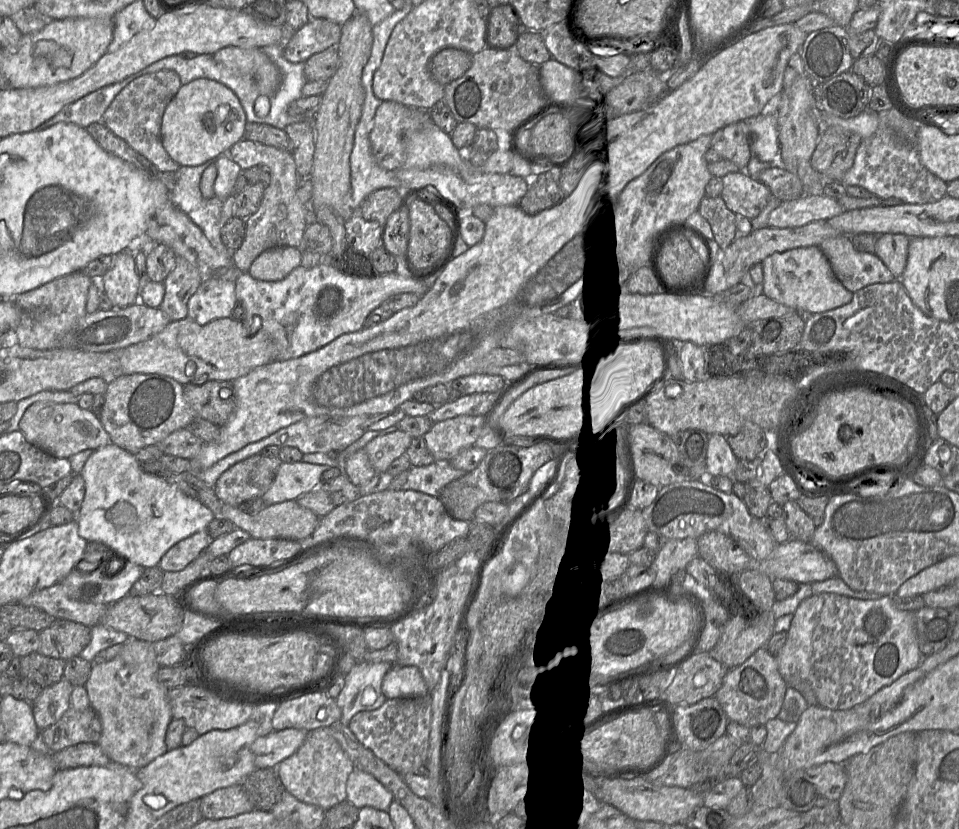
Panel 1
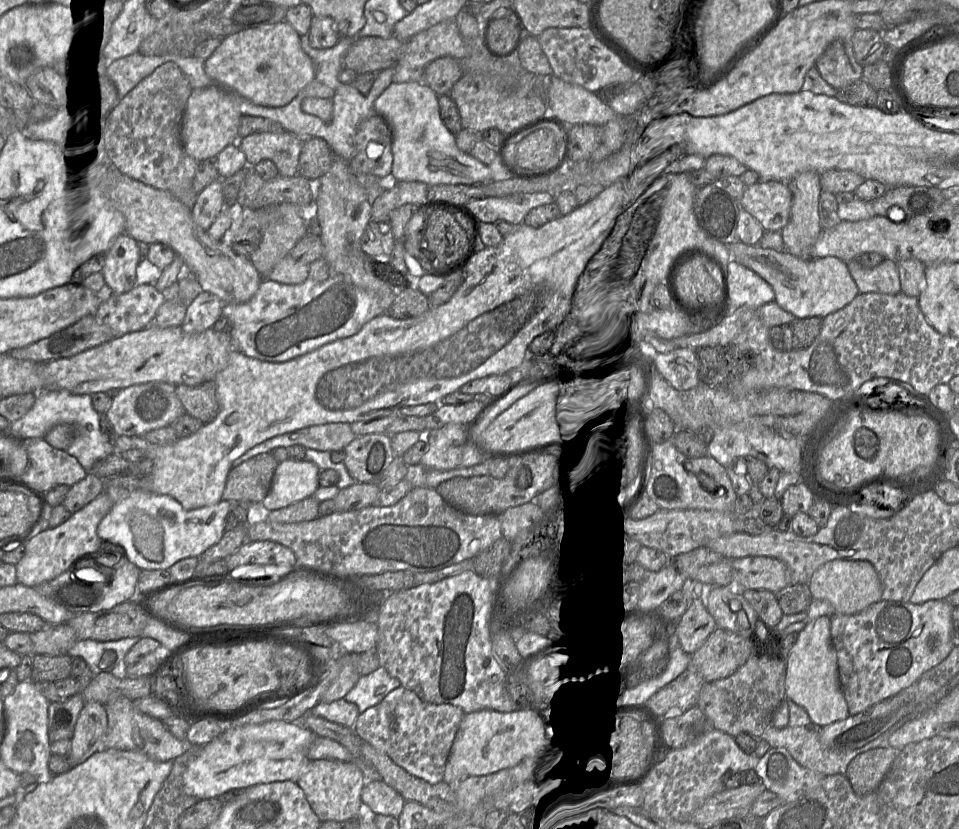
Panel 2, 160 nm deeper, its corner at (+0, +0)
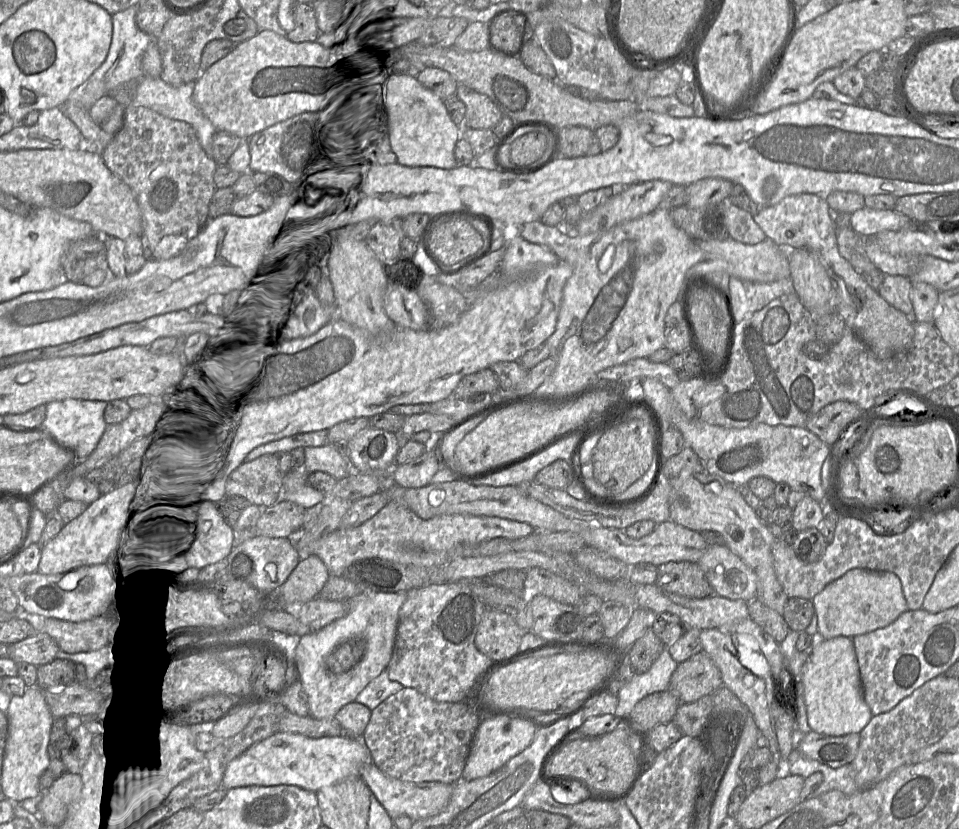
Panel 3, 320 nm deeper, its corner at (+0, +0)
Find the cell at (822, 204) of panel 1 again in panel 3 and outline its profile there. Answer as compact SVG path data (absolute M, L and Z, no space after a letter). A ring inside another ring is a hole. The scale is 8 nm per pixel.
M865 206L852 214L851 227L863 237L873 237L879 232L900 230L912 222L894 210L876 210Z

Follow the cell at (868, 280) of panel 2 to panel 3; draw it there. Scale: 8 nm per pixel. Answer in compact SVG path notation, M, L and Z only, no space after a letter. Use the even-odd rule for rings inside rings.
M885 275L877 292L891 306L913 318L914 309L910 297L911 287L911 279L906 276Z

